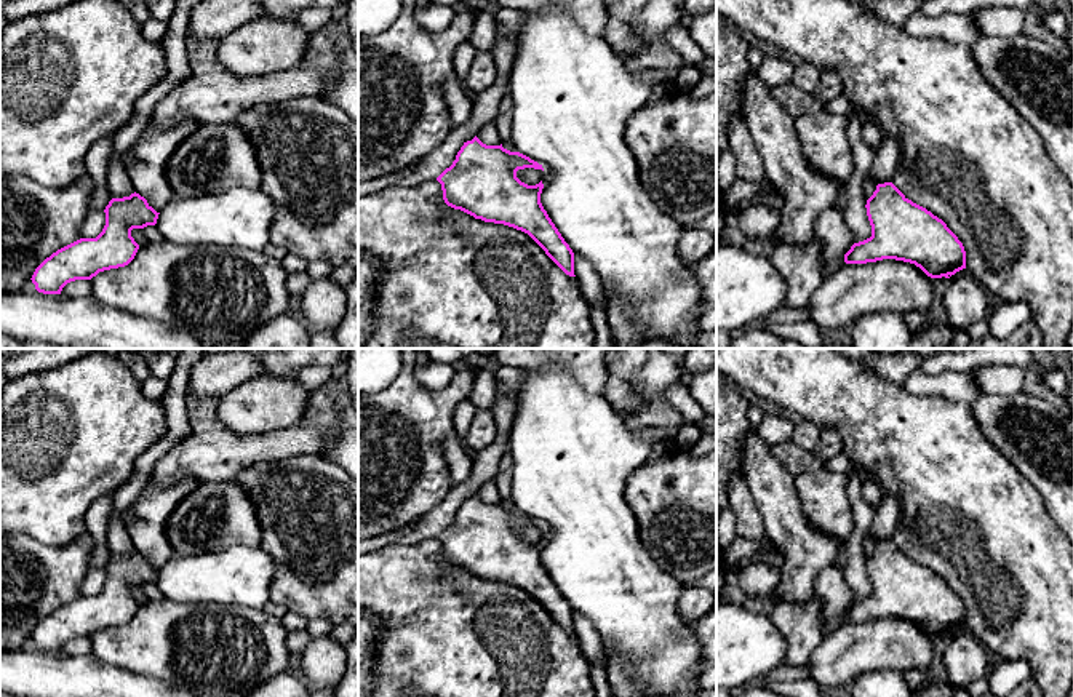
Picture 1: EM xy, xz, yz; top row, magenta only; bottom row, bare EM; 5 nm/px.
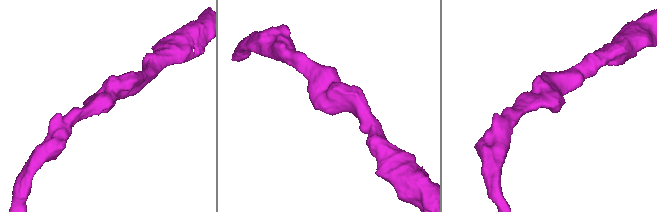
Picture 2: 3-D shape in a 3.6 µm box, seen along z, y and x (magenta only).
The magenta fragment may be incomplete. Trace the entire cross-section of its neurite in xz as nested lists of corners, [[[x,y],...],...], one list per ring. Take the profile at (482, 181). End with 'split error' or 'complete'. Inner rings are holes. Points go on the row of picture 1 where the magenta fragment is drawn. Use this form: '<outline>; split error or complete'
[[[475,136],[437,181],[448,206],[528,233],[566,275],[576,277],[574,253],[540,203],[542,181],[528,185],[517,177],[525,168],[544,171],[529,157],[502,144],[486,145]]]; complete

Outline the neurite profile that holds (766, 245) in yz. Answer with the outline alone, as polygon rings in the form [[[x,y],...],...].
[[[776,232],[760,240],[745,237],[745,248],[753,253],[771,254],[777,246],[780,246],[780,240]]]

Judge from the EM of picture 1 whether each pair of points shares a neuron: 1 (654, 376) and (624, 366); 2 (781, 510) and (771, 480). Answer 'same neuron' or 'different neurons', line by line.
1: different neurons
2: same neuron

